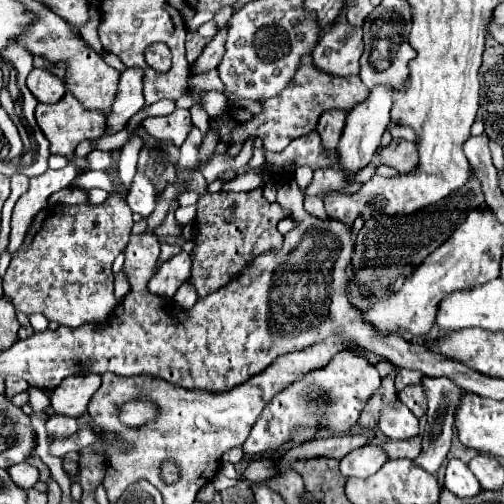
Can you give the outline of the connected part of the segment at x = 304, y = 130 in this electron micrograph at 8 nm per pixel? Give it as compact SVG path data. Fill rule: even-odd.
M307 55L307 57L303 57L295 77L287 85L287 89L283 89L283 93L279 93L277 97L263 101L265 111L255 115L243 127L233 131L233 147L229 149L229 155L231 157L237 155L243 141L249 135L261 137L265 141L267 151L283 151L293 139L313 131L317 127L317 119L323 111L335 109L335 107L349 111L353 105L363 101L367 97L367 93L369 93L369 89L363 85L363 81L359 77L329 77L329 75L321 73L319 69L315 69L311 63L311 57Z

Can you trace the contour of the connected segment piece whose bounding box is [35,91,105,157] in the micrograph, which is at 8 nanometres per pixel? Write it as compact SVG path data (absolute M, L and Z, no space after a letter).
M69 91L57 103L51 103L51 105L39 103L35 109L35 117L37 117L41 131L45 133L45 137L51 143L51 153L59 153L59 155L67 155L67 157L73 157L75 147L83 139L95 139L105 133L105 117L99 111L85 109L79 103L79 99L75 95L71 95Z

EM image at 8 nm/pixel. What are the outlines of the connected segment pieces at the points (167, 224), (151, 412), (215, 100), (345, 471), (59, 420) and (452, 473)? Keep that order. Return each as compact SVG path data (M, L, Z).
M171 209L171 213L167 215L167 221L163 221L163 225L159 225L159 229L157 229L157 237L159 237L159 235L179 235L179 233L181 233L181 227L177 225L173 213L175 213L175 211Z
M127 403L121 413L121 421L129 427L139 427L147 423L151 417L155 417L155 407L151 403Z
M203 91L201 103L203 103L205 111L209 113L209 117L213 117L213 119L227 113L227 97L219 91Z
M363 445L359 449L353 449L339 461L339 471L343 477L369 477L385 461L387 455L377 449L377 445Z
M53 415L49 417L49 421L45 423L45 429L47 433L53 437L53 439L65 439L69 435L73 435L79 425L73 417L67 417L67 415Z
M449 459L445 471L445 489L453 491L459 497L471 497L481 491L481 485L469 471L467 463L463 463L461 459Z

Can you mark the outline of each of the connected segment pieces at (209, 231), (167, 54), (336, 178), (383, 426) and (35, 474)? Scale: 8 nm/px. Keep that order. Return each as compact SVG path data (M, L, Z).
M261 187L247 193L209 193L207 189L201 189L197 191L197 195L197 235L193 237L193 265L187 283L193 285L197 297L203 299L219 287L227 285L233 277L237 277L255 261L255 257L281 249L283 235L277 231L277 223L285 217L285 211L279 207L279 203L269 203L263 197Z
M159 43L151 45L145 53L145 59L155 71L161 71L161 73L171 67L171 51L167 45L159 45Z
M374 157L369 165L355 171L355 173L347 173L347 171L331 167L316 169L309 187L303 193L305 193L305 197L311 197L311 195L323 195L329 189L345 189L345 187L349 187L353 183L365 183L369 177L373 177L375 169L381 164L379 159Z
M399 399L389 405L383 405L377 429L393 439L407 439L419 433L417 417Z
M19 463L7 469L7 473L11 475L11 481L21 487L21 489L29 489L35 485L35 481L39 479L39 469L29 467L29 463Z

